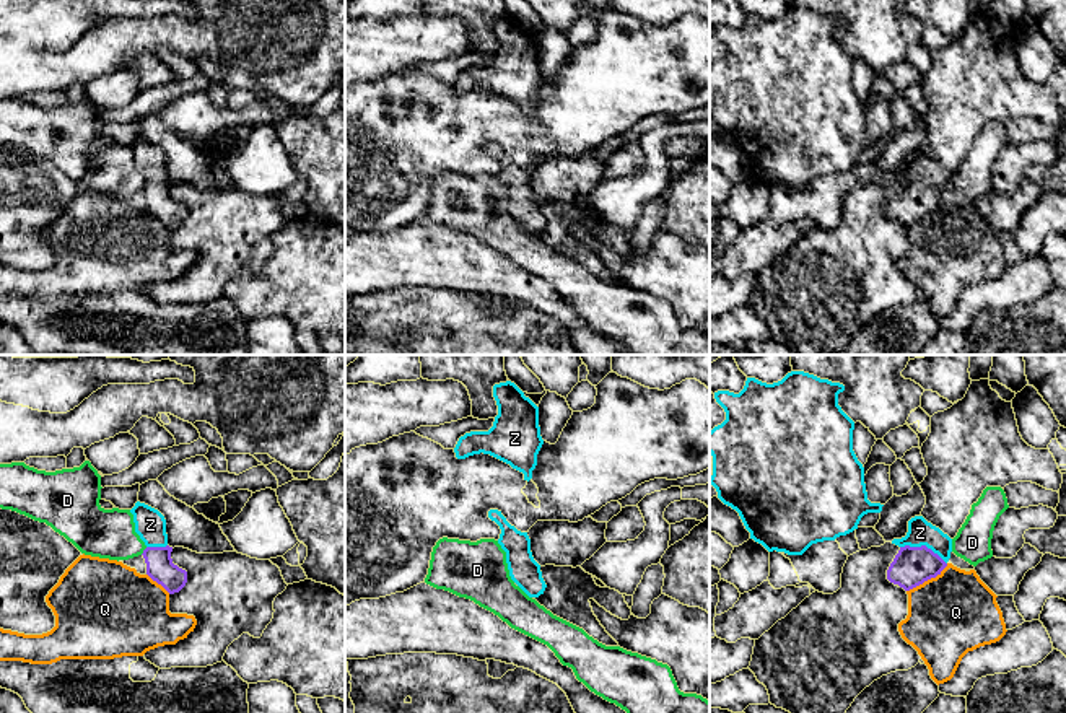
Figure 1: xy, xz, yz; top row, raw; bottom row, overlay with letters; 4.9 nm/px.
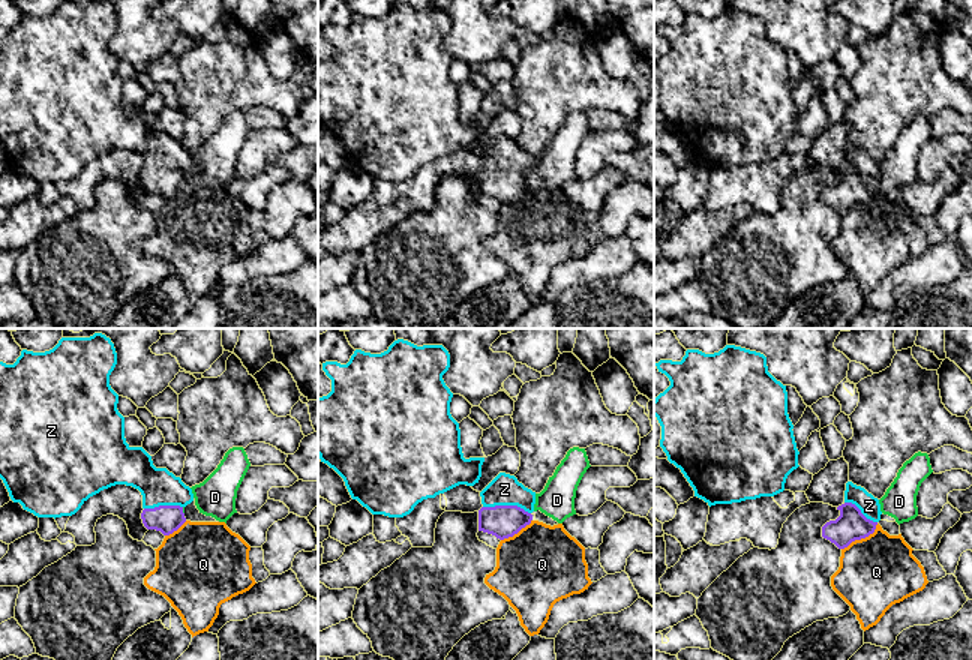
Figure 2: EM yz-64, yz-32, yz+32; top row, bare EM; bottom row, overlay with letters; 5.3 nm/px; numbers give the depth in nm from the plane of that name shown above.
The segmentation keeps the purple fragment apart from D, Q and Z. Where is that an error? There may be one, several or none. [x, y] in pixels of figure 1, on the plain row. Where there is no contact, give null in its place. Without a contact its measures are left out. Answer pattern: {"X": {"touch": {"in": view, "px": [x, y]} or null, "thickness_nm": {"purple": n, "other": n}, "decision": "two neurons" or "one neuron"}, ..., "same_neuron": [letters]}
{"D": {"touch": {"in": "xy", "px": [144, 186]}, "thickness_nm": {"purple": 140, "other": 240}, "decision": "two neurons"}, "Q": {"touch": {"in": "yz", "px": [926, 215]}, "thickness_nm": {"purple": 190, "other": 400}, "decision": "two neurons"}, "Z": {"touch": {"in": "yz", "px": [923, 181]}, "thickness_nm": {"purple": 190, "other": 130}, "decision": "one neuron"}, "same_neuron": ["Z"]}

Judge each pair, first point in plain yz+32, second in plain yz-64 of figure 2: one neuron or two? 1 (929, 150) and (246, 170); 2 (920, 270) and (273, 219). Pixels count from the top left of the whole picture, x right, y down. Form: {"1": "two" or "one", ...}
{"1": "one", "2": "two"}

